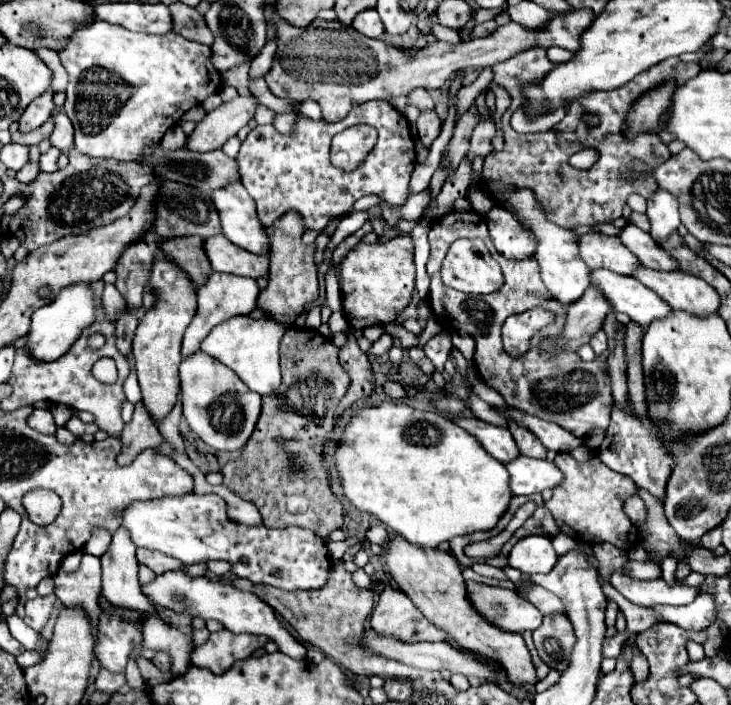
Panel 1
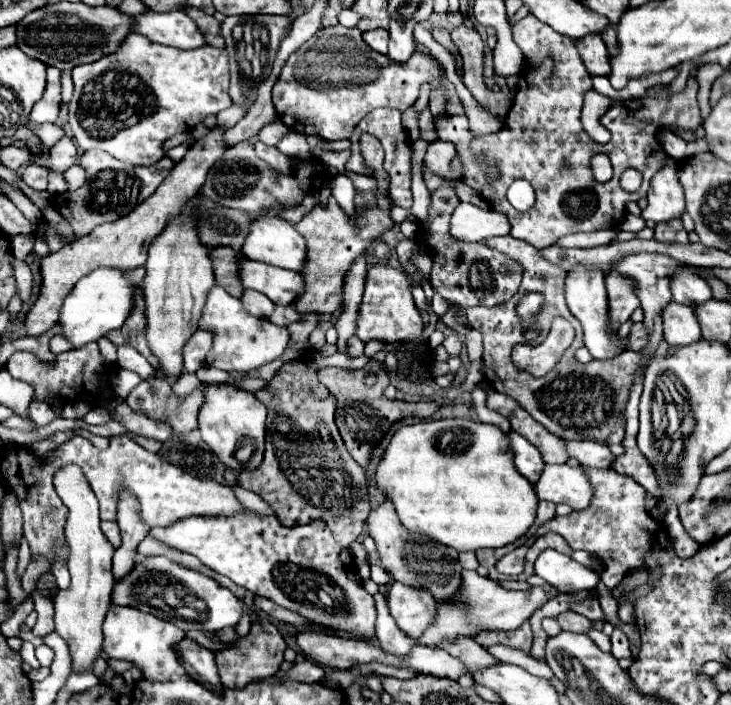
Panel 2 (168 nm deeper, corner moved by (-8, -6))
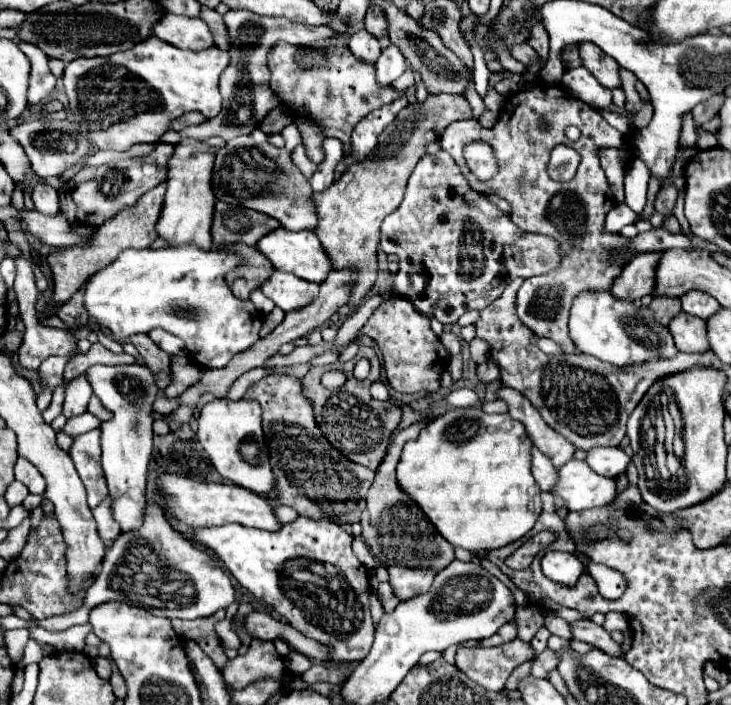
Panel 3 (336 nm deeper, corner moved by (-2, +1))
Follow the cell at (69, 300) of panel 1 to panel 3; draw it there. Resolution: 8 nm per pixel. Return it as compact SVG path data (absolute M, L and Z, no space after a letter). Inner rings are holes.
M164 246L164 248L144 248L144 250L124 250L114 264L92 274L86 282L84 306L90 316L94 316L104 328L108 328L116 342L132 334L150 332L152 328L164 328L166 332L184 340L188 352L202 368L222 368L238 352L248 350L260 336L262 314L252 302L236 298L226 284L226 274L238 266L242 258L236 254L226 254L218 248L202 250L198 246Z

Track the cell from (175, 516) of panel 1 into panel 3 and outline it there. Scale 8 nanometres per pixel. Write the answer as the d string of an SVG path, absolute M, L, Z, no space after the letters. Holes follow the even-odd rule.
M306 516L284 524L280 532L240 524L196 530L196 542L212 550L240 586L270 604L298 632L332 648L330 660L334 664L360 662L370 652L374 640L370 578L368 570L362 566L360 580L360 560L352 552L352 540L352 534L342 526L326 518L314 520Z

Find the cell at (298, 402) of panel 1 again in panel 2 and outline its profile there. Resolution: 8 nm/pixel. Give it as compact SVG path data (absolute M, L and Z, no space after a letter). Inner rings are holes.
M306 359L284 363L274 379L268 383L268 389L256 391L256 397L268 407L264 461L258 469L240 471L238 485L260 495L274 509L278 521L284 527L296 527L308 521L322 519L330 527L336 543L348 547L362 535L370 505L364 485L364 469L352 459L352 455L348 455L346 445L334 423L336 397L318 381L318 369L314 369Z

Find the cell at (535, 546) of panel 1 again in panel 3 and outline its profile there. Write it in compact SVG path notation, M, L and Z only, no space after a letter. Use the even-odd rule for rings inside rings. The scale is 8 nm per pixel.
M546 552L542 558L542 572L546 578L560 582L564 586L574 586L584 572L584 564L576 554L568 552Z

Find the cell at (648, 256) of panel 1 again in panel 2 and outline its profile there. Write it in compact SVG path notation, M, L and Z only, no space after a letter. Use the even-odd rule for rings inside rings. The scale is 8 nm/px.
M686 265L676 267L676 273L670 277L670 289L672 299L684 305L696 305L702 301L708 301L712 297L712 289L702 277L696 277Z

